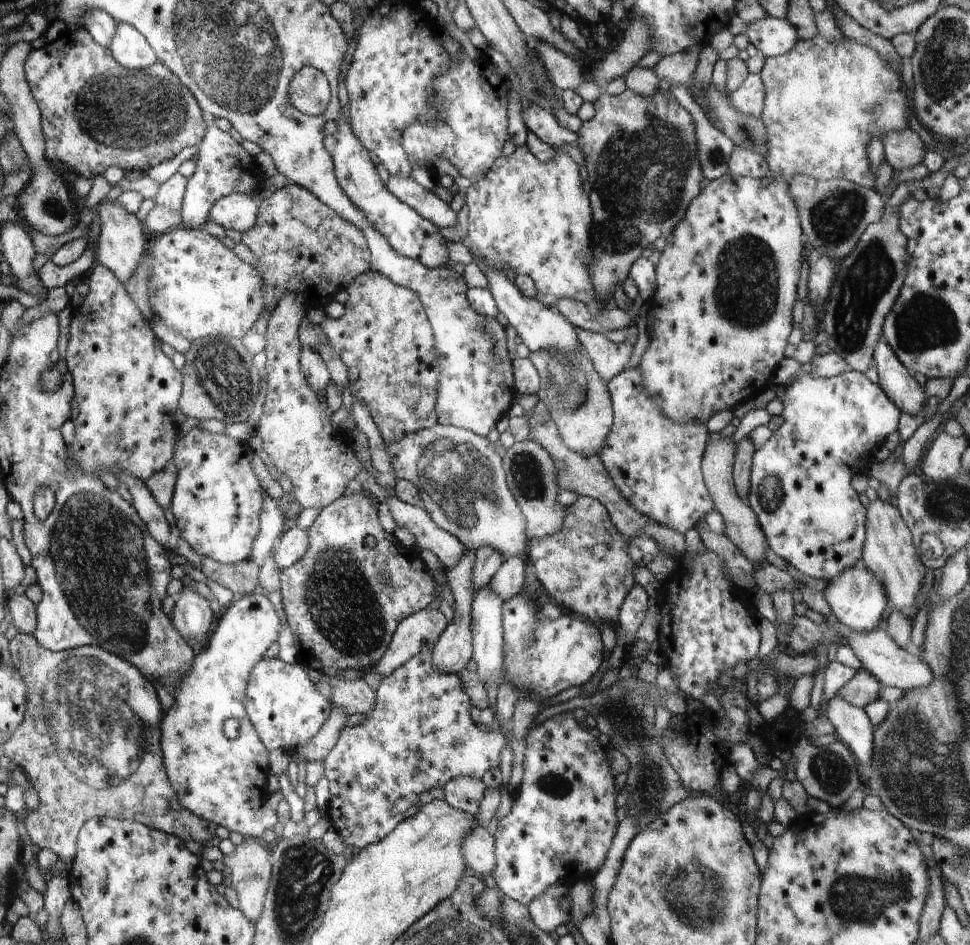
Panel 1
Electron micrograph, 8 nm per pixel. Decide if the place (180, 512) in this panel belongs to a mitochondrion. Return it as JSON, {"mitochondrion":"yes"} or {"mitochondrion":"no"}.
{"mitochondrion":"no"}

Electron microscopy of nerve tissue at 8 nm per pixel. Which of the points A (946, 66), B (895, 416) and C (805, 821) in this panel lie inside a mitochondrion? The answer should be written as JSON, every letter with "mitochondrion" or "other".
{"A":"mitochondrion","B":"other","C":"other"}

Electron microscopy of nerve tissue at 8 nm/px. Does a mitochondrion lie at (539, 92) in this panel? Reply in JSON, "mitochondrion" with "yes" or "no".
{"mitochondrion":"no"}

